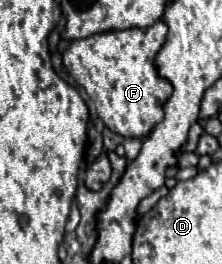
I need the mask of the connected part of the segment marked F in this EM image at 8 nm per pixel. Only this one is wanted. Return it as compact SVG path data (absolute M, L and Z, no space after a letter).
M162 20L148 28L110 30L74 40L62 56L66 72L86 90L98 118L124 138L144 138L164 120L164 104L172 96L172 84L158 74L154 58L166 34L168 26Z

